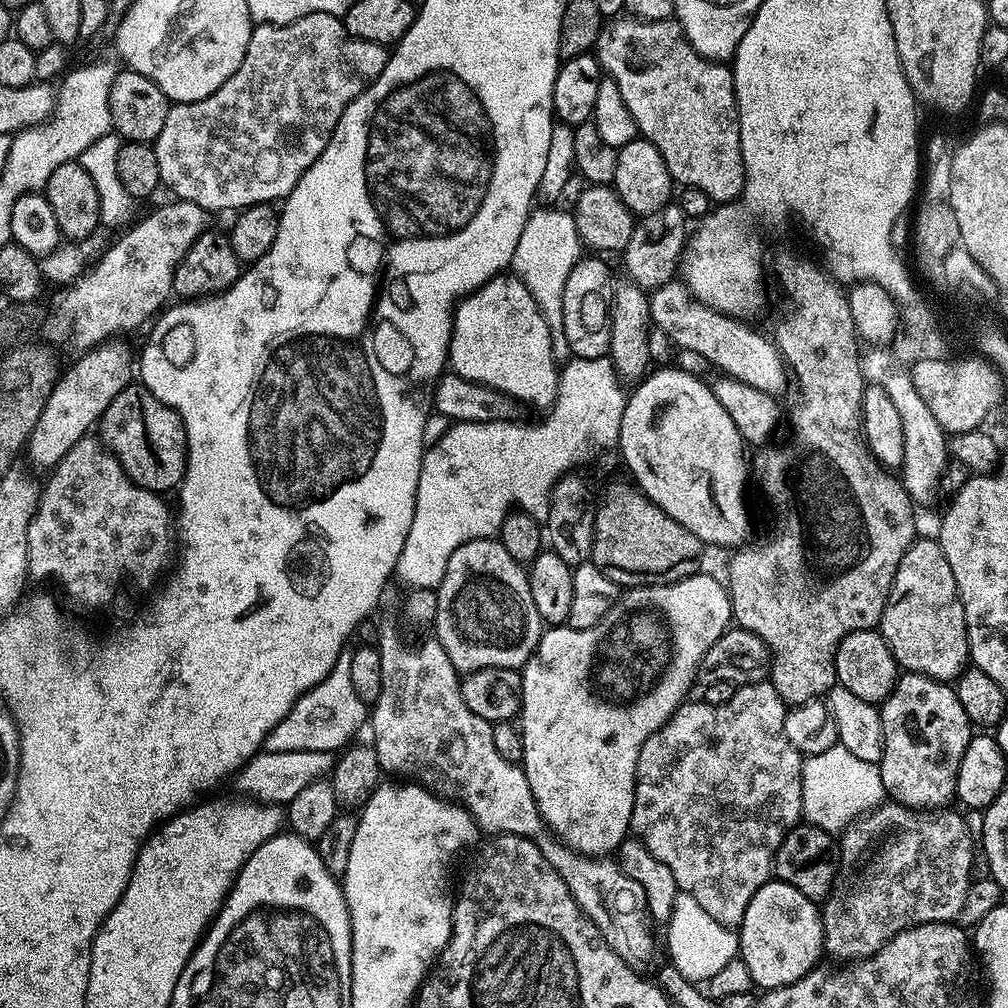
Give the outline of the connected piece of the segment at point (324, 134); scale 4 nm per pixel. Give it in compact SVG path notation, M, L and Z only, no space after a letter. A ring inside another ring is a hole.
M311 12L289 24L256 24L252 29L250 46L246 46L246 58L242 58L242 66L238 66L238 70L234 70L234 74L230 74L230 78L226 78L226 82L222 82L222 86L218 86L214 94L210 94L210 98L202 98L189 104L172 104L169 107L162 134L158 134L154 142L161 185L165 189L168 187L176 200L194 202L207 208L212 214L228 211L231 213L233 210L249 208L252 204L283 201L294 190L298 178L302 178L302 174L318 158L318 154L326 150L334 134L334 126L338 126L338 118L342 118L346 106L350 106L350 102L354 102L354 98L358 98L358 94L362 94L362 90L369 88L378 78L378 74L382 74L389 55L389 49L385 45L352 36L345 30L341 17L325 12Z

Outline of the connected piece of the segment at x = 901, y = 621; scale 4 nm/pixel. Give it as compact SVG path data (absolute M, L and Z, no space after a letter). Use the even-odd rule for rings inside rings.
M939 539L913 540L910 550L902 554L878 631L890 646L897 665L904 672L916 672L941 682L955 681L969 667L966 614Z

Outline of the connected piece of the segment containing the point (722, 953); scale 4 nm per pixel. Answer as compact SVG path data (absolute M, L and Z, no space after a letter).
M677 895L674 910L666 925L668 931L668 956L671 967L677 968L682 978L693 982L706 982L726 966L726 962L737 959L740 951L740 938L733 929L722 926L694 902L694 898Z

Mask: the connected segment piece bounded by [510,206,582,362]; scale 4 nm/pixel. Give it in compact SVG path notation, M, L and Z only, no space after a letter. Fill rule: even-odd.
M540 206L529 215L526 226L522 226L522 238L518 238L518 246L514 249L511 271L530 290L530 298L538 306L542 318L546 318L546 326L550 330L552 357L557 362L569 359L570 353L564 329L564 311L562 310L562 294L566 294L566 278L570 270L582 258L580 235L576 229L576 218L571 211L563 212L560 206Z

